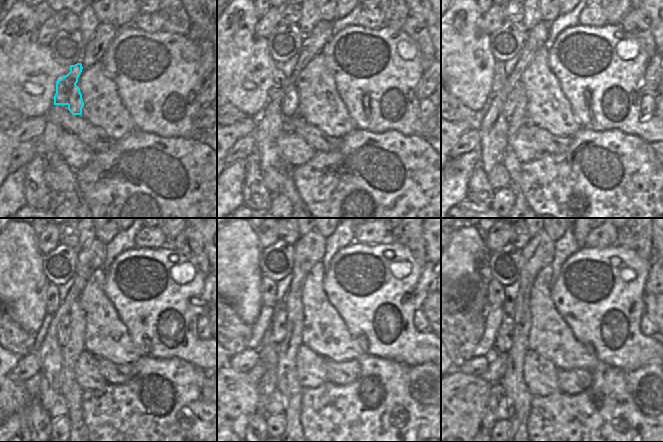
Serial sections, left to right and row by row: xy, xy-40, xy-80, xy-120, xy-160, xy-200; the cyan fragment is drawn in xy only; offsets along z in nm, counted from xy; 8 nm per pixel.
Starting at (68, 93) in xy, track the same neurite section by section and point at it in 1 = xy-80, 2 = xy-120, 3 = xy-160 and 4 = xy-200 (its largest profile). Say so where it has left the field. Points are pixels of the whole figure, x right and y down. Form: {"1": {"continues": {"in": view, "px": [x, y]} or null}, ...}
{"1": {"continues": {"in": "xy-80", "px": [510, 105]}}, "2": {"continues": {"in": "xy-120", "px": [62, 330]}}, "3": {"continues": {"in": "xy-160", "px": [279, 322]}}, "4": {"continues": {"in": "xy-200", "px": [503, 342]}}}

